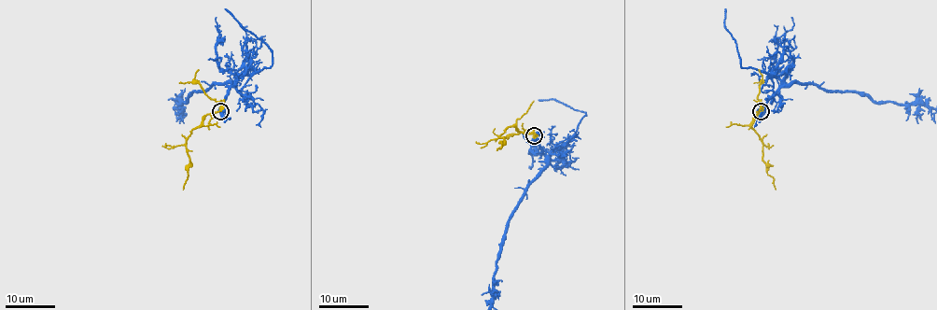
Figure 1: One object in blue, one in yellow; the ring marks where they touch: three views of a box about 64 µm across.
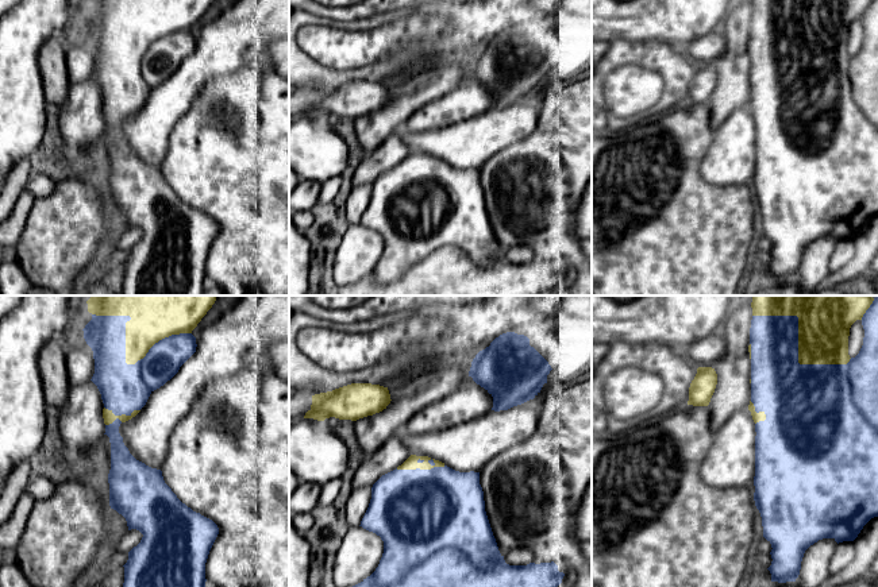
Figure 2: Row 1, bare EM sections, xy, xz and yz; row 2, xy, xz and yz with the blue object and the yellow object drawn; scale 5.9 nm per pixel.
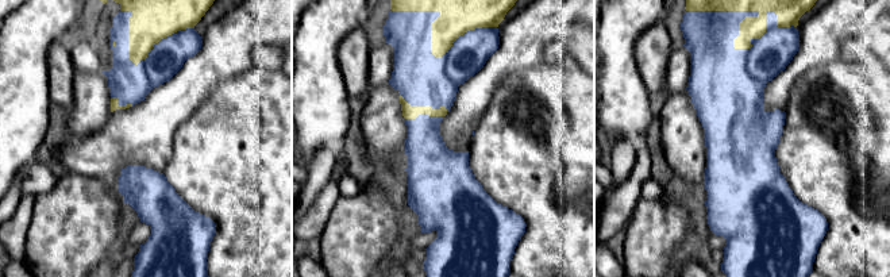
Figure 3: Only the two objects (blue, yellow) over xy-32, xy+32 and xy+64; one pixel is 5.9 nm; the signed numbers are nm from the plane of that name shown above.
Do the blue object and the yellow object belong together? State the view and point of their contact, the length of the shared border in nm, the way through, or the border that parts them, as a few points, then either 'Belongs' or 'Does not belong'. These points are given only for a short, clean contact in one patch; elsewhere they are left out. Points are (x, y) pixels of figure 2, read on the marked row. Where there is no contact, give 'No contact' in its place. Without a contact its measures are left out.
Touches blue at xy (124, 354). Shared border 600 nm. Does not belong

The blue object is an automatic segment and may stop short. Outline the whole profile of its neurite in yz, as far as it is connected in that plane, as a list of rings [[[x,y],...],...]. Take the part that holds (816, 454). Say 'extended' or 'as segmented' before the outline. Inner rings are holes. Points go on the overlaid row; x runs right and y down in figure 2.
as segmented | [[[878,296],[874,298],[870,308],[862,317],[862,325],[864,329],[863,345],[855,358],[851,358],[847,364],[800,364],[798,363],[798,317],[797,316],[752,316],[750,328],[750,344],[751,344],[751,402],[755,406],[755,412],[763,412],[766,414],[765,421],[755,424],[755,476],[754,476],[754,501],[755,506],[762,517],[763,537],[771,544],[771,565],[767,568],[771,574],[771,582],[786,583],[796,582],[800,575],[801,561],[805,551],[823,538],[833,538],[837,544],[843,541],[854,541],[863,526],[874,517],[878,517]]]

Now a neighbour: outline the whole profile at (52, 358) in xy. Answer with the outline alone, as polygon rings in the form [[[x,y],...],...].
[[[62,340],[49,341],[39,352],[39,371],[46,405],[63,409],[69,395],[66,347]]]

